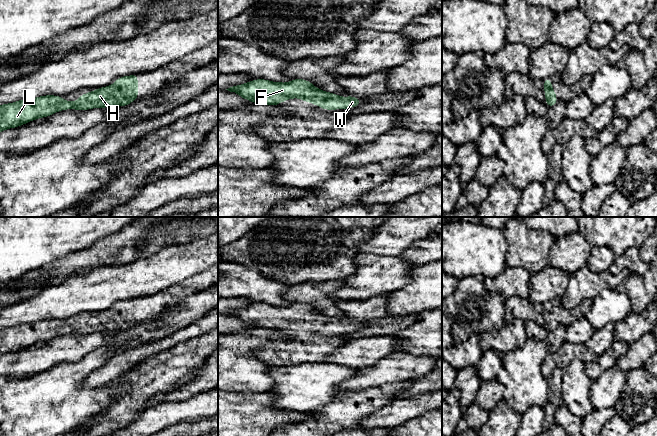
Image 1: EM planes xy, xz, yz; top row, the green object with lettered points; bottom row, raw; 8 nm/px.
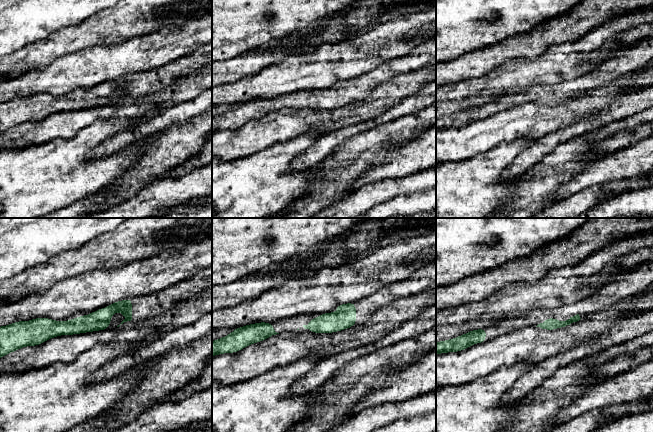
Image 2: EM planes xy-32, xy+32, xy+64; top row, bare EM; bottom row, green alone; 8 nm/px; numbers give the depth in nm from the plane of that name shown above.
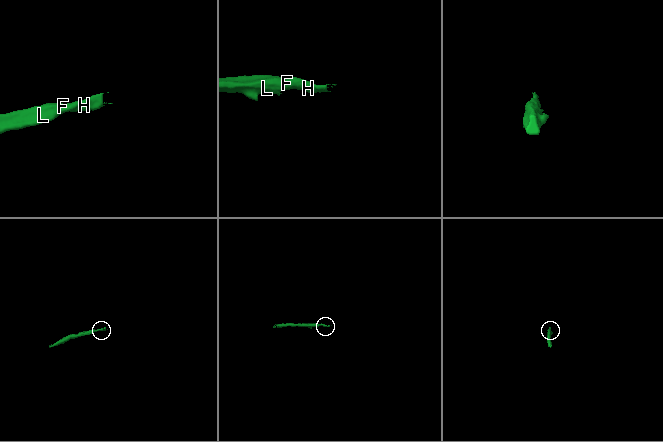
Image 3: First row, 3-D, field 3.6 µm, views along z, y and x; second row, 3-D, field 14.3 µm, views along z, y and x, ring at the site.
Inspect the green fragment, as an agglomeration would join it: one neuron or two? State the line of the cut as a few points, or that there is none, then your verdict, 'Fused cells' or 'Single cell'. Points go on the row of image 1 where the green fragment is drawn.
No split. Single cell

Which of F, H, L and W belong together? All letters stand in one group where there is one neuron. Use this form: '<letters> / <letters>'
F H L W

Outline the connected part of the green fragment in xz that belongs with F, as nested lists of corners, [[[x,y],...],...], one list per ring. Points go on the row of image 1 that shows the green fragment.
[[[255,79],[241,85],[226,89],[235,92],[245,100],[254,104],[278,106],[280,102],[299,98],[307,103],[313,103],[325,110],[350,109],[362,104],[362,100],[347,96],[341,97],[316,88],[310,81],[292,79],[290,82],[271,82],[266,79]]]

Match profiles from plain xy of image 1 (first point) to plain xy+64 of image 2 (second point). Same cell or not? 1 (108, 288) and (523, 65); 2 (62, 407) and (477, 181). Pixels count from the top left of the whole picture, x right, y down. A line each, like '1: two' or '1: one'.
1: one
2: one

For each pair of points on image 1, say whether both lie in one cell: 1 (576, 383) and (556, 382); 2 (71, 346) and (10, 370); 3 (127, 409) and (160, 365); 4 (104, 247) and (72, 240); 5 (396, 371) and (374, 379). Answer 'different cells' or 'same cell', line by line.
1: different cells
2: same cell
3: same cell
4: different cells
5: same cell

